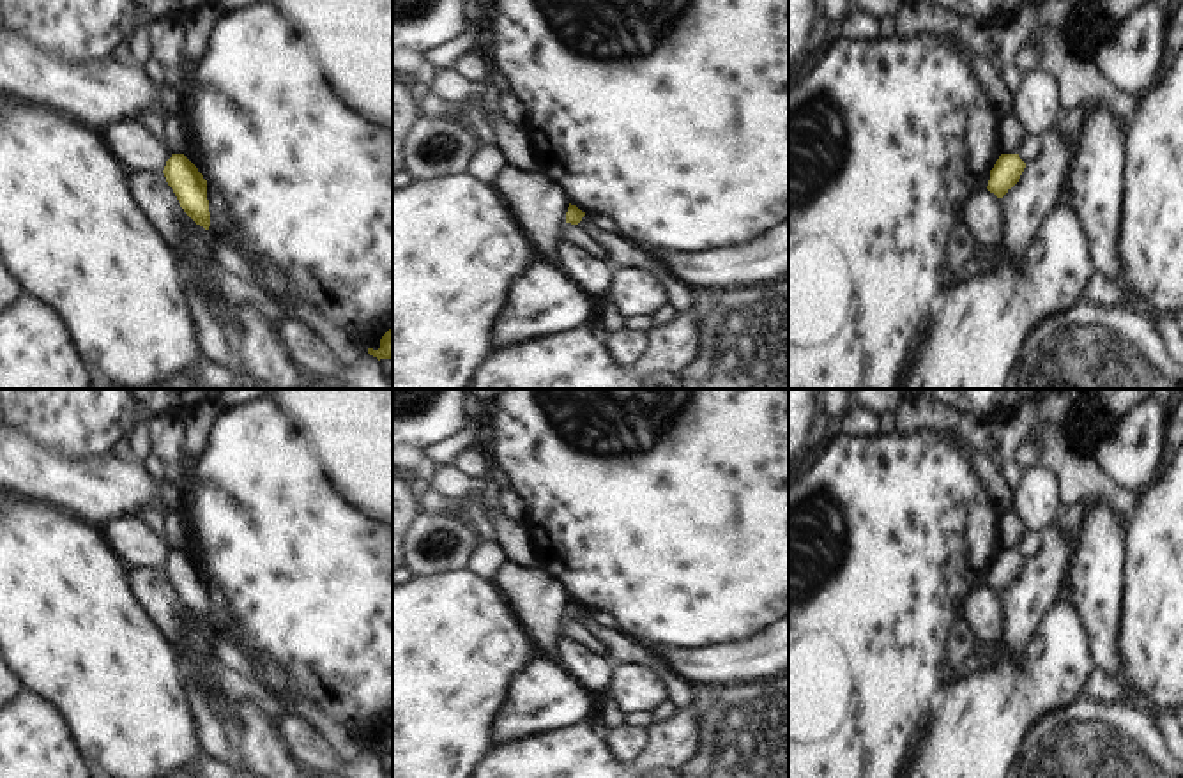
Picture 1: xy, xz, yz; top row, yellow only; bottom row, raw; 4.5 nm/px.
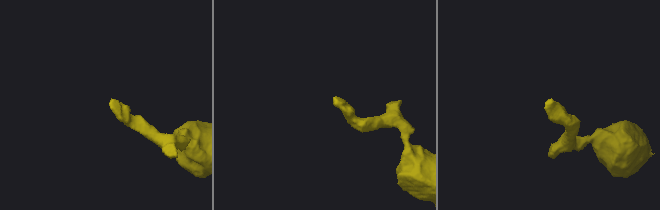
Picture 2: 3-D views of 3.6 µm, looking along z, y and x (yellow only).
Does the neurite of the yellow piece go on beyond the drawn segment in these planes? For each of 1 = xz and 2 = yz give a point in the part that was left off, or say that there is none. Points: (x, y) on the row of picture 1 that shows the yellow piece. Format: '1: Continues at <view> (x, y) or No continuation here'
1: No continuation here
2: No continuation here.

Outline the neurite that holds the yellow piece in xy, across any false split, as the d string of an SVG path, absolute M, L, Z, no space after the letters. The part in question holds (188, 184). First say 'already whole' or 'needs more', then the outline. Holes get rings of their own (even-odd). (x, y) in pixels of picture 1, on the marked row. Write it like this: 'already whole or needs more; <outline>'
already whole; M172 154L163 173L184 212L196 225L209 230L210 212L207 200L207 180L198 168L184 154Z

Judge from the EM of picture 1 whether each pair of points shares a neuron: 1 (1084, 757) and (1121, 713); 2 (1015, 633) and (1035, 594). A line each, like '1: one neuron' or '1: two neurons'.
1: one neuron
2: one neuron

